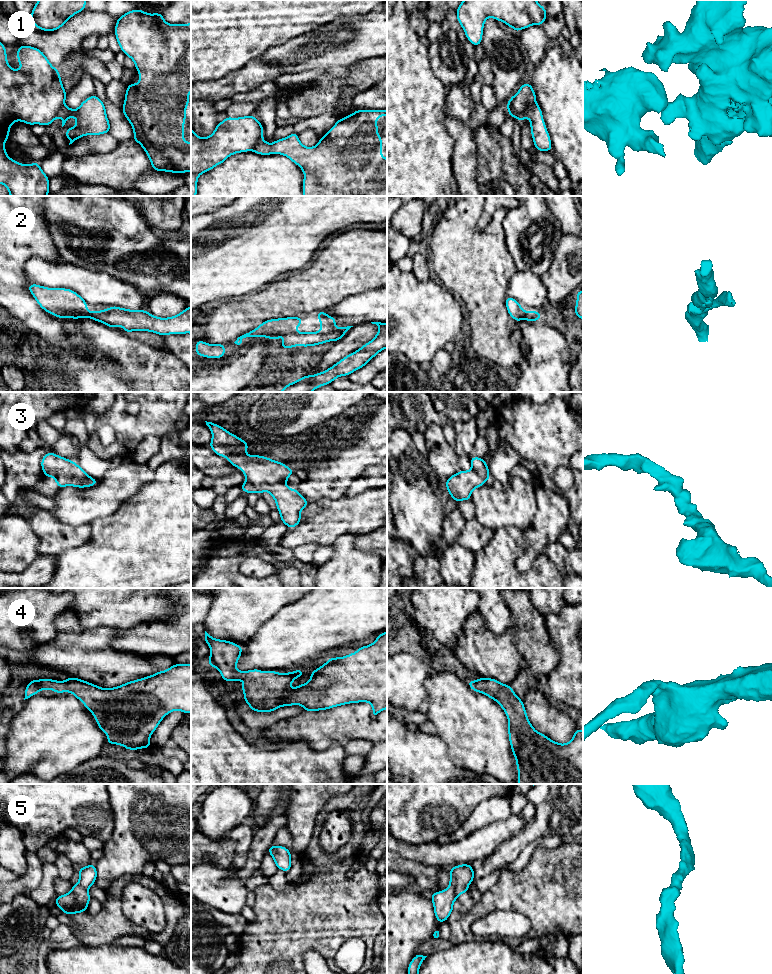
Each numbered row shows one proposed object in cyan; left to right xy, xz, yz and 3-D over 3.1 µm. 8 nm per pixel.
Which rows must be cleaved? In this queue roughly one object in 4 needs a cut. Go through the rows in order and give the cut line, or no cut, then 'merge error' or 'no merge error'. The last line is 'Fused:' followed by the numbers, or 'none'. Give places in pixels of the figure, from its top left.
1: cut yz (536, 103), (530, 107), (527, 116); merge error
2: cut none; no merge error
3: cut none; no merge error
4: cut none; no merge error
5: cut none; no merge error
Fused: 1

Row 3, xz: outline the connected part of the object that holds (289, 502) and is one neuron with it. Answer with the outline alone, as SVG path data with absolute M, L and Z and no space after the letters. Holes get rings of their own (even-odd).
M205 422L212 432L209 446L213 452L227 458L231 465L244 472L247 482L240 485L242 491L259 495L267 491L276 502L281 522L288 528L296 527L301 522L300 512L309 502L297 489L291 489L285 484L295 471L284 463L265 456L246 455L247 441L218 424Z

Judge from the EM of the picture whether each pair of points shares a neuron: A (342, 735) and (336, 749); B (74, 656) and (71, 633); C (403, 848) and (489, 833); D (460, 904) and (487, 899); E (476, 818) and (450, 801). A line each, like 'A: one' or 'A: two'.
A: two
B: one
C: one
D: two
E: two

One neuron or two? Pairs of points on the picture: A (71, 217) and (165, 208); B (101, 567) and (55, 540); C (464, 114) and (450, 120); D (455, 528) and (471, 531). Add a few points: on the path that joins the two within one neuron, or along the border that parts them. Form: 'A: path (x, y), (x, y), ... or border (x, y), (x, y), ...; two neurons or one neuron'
A: border (137, 208), (140, 216), (154, 229); two neurons
B: border (72, 547), (61, 551), (55, 556); two neurons
C: border (446, 110), (465, 123); two neurons
D: border (467, 520), (454, 541); two neurons

